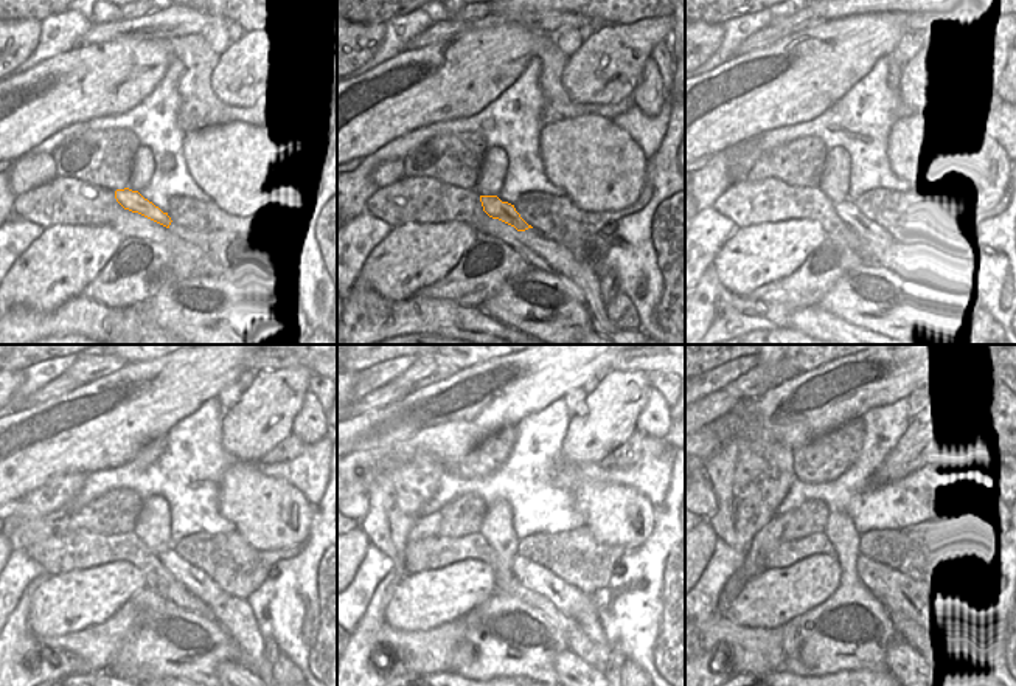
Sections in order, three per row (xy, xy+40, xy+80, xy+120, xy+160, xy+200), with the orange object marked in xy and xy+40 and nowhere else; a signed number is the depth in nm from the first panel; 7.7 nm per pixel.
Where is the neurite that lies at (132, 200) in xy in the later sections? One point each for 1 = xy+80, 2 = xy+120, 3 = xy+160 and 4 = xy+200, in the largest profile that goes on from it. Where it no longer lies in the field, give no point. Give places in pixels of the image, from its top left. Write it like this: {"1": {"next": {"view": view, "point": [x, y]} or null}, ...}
{"1": {"next": {"view": "xy+80", "point": [848, 211]}}, "2": {"next": {"view": "xy+120", "point": [199, 584]}}, "3": {"next": {"view": "xy+160", "point": [569, 599]}}, "4": {"next": {"view": "xy+200", "point": [897, 592]}}}

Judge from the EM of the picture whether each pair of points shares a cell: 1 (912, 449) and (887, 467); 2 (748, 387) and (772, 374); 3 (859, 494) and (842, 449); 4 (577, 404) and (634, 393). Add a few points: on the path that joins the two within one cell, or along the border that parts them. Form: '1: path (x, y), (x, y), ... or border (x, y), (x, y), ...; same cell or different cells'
1: path (906, 455), (894, 467); same cell
2: path (754, 384), (766, 377); same cell
3: border (864, 433), (858, 458), (835, 478), (816, 481); different cells
4: border (589, 394), (586, 412), (572, 415); different cells

